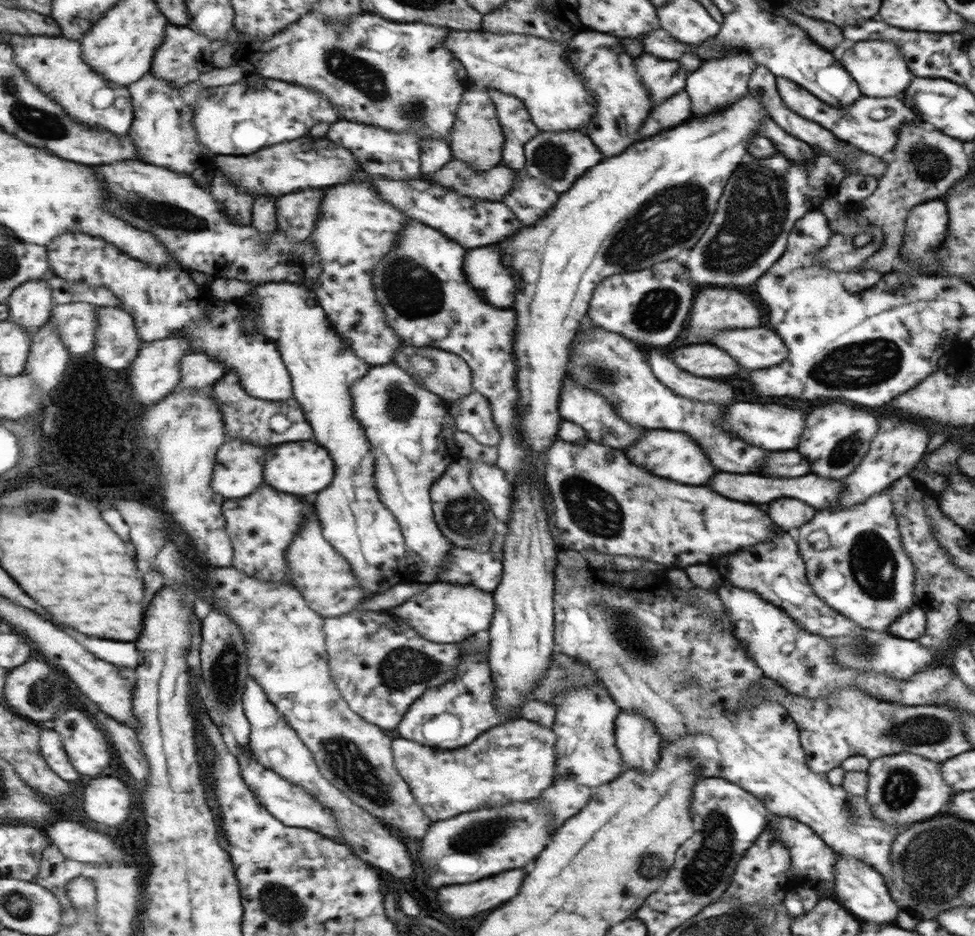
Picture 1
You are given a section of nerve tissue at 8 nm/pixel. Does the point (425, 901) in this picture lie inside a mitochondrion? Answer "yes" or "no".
no

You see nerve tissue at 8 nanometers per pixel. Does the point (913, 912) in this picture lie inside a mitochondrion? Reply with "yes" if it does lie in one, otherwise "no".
no

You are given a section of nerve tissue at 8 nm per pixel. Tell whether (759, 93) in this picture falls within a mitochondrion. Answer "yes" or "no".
no

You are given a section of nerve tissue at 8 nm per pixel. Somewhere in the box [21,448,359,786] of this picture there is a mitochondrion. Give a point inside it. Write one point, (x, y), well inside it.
(38, 697)

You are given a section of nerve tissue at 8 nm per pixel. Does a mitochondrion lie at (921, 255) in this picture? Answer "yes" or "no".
no

